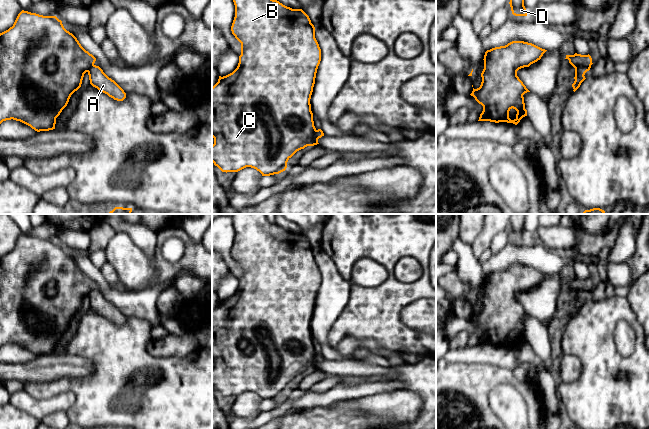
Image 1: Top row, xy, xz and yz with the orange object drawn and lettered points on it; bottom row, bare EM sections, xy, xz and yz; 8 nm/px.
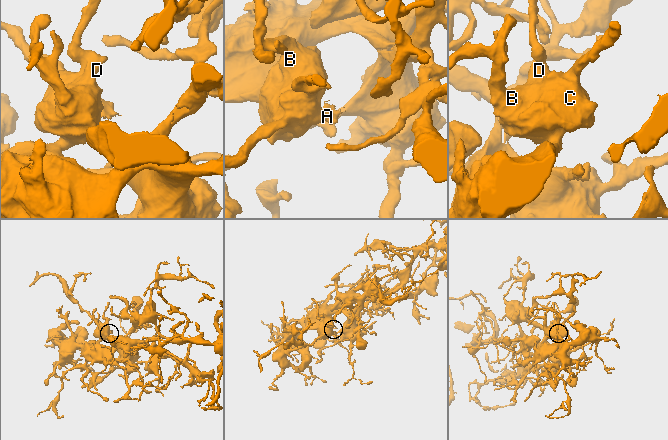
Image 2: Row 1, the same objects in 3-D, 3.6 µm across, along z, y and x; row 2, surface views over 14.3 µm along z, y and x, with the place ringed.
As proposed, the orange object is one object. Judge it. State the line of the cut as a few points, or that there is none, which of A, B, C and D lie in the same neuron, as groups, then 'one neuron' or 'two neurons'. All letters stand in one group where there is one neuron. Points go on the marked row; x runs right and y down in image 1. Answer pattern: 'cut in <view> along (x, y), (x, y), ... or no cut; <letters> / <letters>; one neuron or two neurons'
cut in xz along (316, 130), (314, 142), (311, 145); A / B C D; two neurons

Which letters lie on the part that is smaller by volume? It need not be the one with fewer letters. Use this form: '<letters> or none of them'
A

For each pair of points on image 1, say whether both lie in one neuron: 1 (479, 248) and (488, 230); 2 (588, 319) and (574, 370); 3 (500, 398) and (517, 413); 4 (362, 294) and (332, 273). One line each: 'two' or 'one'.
1: one
2: two
3: one
4: two

